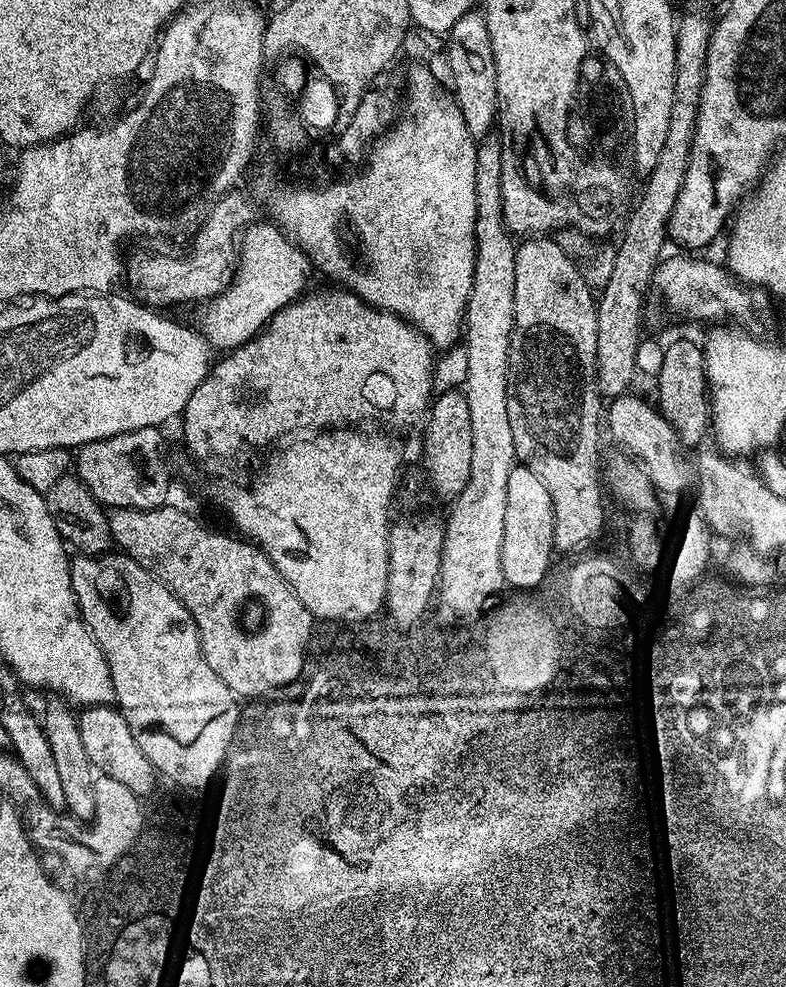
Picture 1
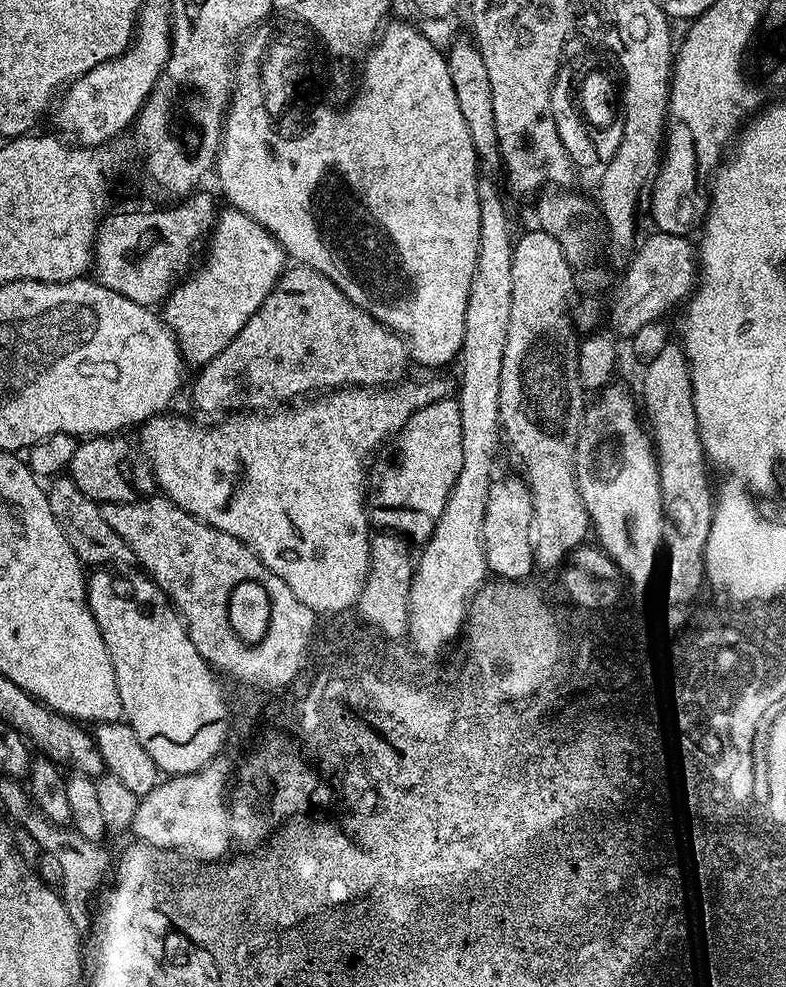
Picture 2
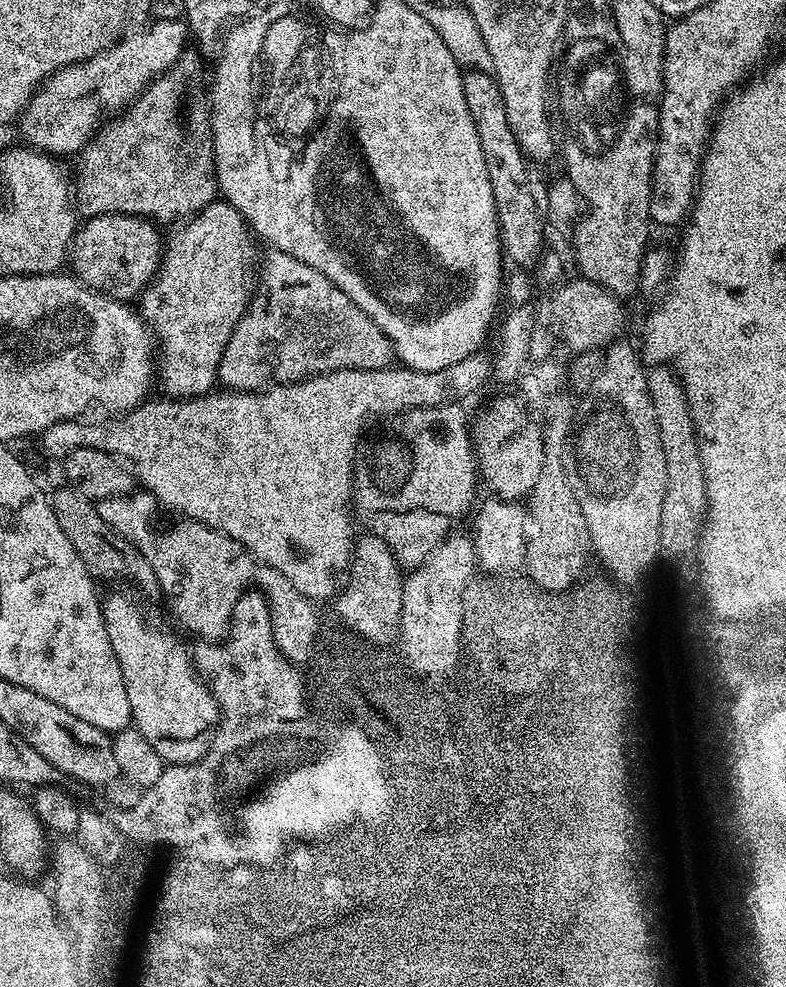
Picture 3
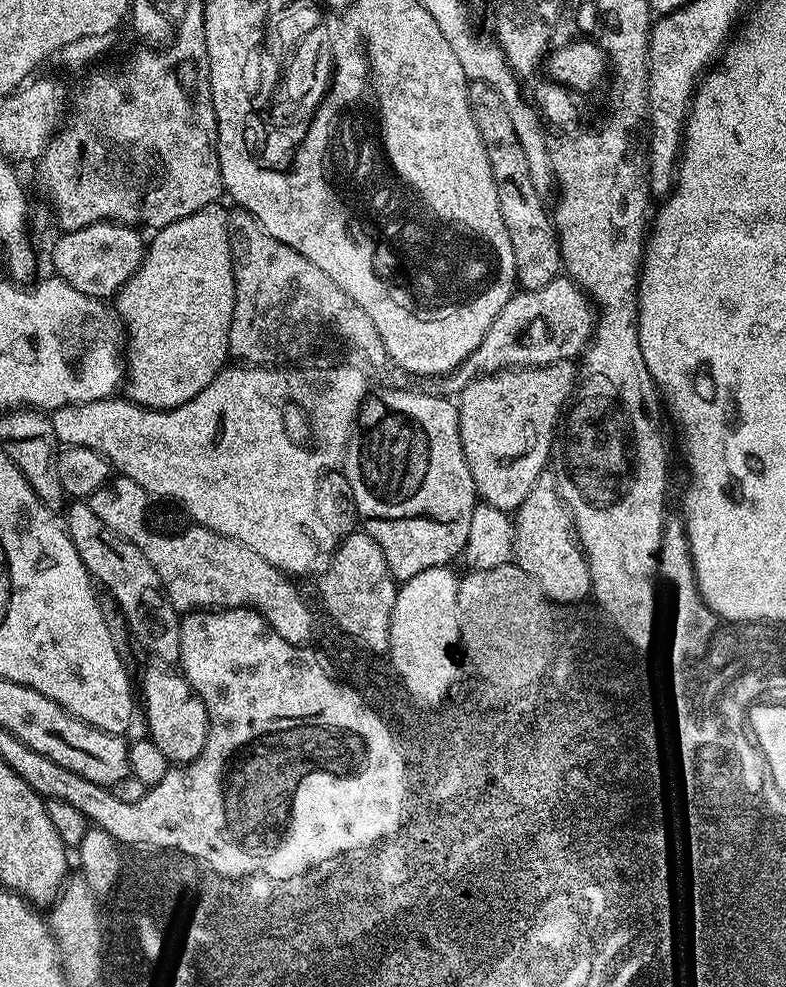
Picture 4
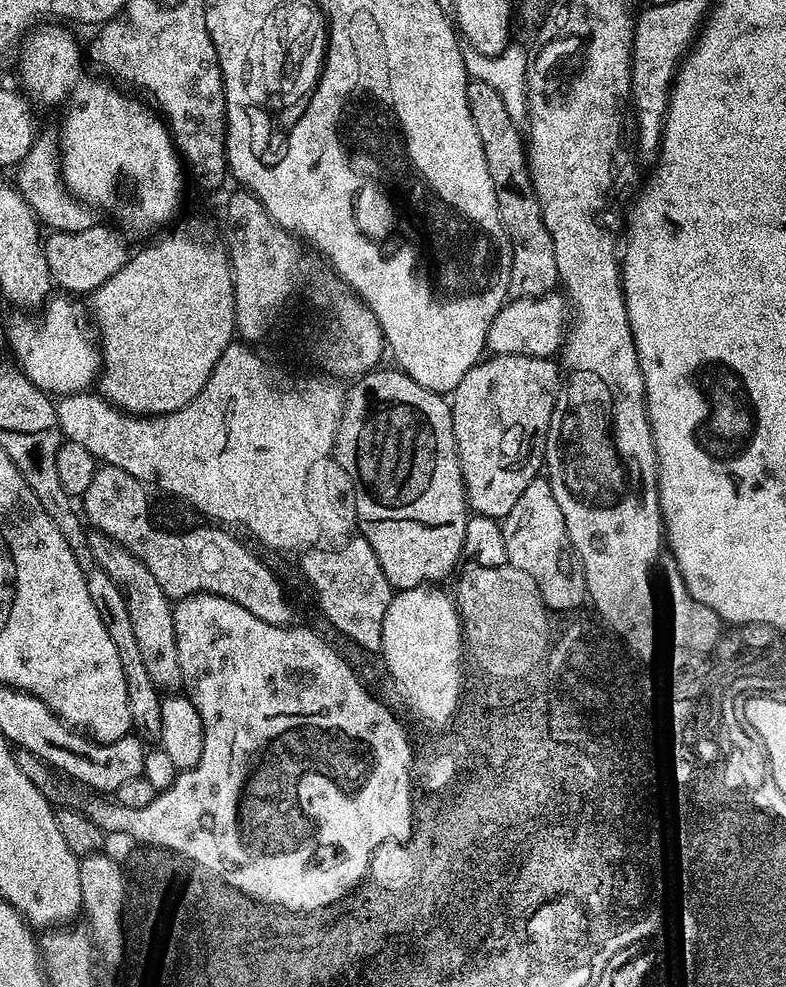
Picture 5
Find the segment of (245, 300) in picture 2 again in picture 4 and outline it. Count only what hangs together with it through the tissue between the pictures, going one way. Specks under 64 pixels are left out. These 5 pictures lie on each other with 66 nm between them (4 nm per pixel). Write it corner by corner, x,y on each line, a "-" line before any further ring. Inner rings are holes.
217,202
210,206
202,206
194,214
186,214
186,218
178,218
178,222
170,222
170,226
155,229
153,240
147,241
144,250
144,261
138,266
138,270
126,281
120,291
114,297
114,311
120,317
121,325
126,329
126,392
133,404
140,404
143,408
177,408
194,394
206,390
210,382
229,363
228,335
230,334
230,318
234,314
234,302
236,301
236,283
232,273
232,255
230,254
230,242
228,241
228,214
229,209
223,208
223,203

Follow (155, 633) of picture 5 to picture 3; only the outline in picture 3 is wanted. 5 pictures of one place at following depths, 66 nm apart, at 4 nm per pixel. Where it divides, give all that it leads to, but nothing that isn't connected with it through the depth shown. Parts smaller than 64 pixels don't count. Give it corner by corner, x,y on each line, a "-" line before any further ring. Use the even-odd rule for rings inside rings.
63,487
56,493
54,491
51,493
52,509
58,518
58,526
62,526
62,534
70,538
74,550
78,550
82,562
88,567
93,577
100,582
125,580
126,583
141,588
146,595
159,597
161,595
160,583
144,555
103,520
93,500
86,498
77,488

